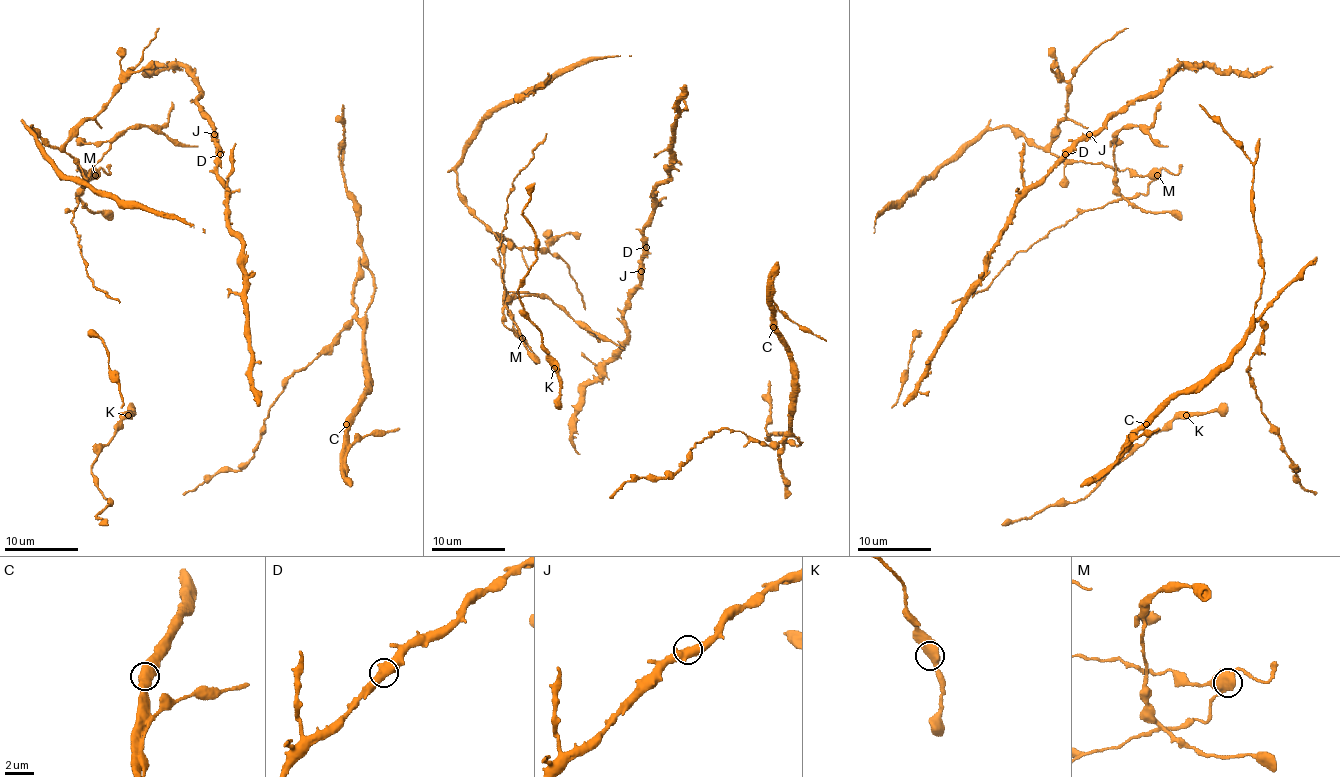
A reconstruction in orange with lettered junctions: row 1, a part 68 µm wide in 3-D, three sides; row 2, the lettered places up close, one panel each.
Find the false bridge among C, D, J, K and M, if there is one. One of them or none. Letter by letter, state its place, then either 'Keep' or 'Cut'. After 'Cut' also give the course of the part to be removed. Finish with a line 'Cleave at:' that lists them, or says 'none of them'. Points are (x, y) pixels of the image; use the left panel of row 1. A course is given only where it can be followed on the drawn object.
C: Place: (346, 424). Keep
D: Place: (220, 154). Keep
J: Place: (214, 134). Keep
K: Place: (128, 415). Keep
M: Place: (95, 175). Cut. Course of the part to remove: (95, 175), (78, 195), (76, 193), (78, 200), (71, 222), (93, 285), (120, 301)
Cleave at: M

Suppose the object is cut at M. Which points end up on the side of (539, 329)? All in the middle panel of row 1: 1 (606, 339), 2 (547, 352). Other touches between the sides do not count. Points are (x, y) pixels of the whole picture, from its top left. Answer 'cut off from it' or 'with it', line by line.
1: cut off from it
2: with it

